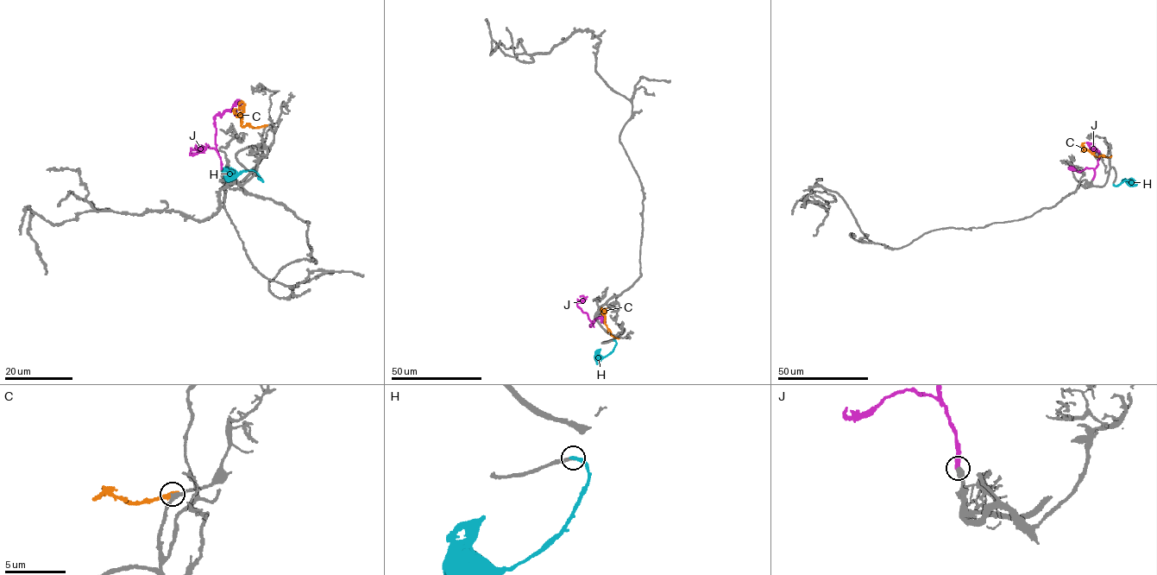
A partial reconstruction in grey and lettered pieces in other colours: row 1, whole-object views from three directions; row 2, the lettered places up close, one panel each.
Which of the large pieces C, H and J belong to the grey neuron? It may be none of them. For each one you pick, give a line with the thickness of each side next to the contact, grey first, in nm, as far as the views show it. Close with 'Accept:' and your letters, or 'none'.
J: 420 nm thick on the grey side, 400 nm on the other
Accept: J

